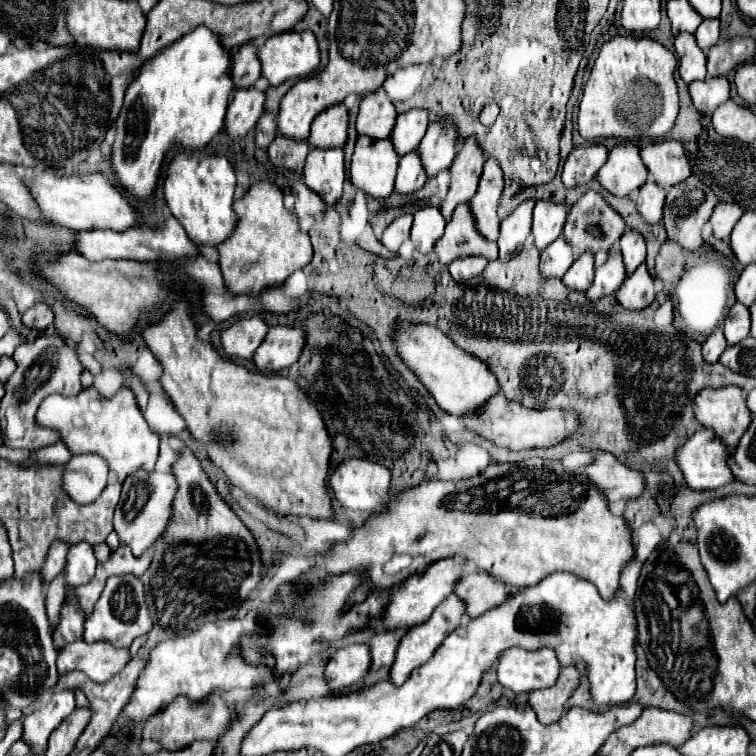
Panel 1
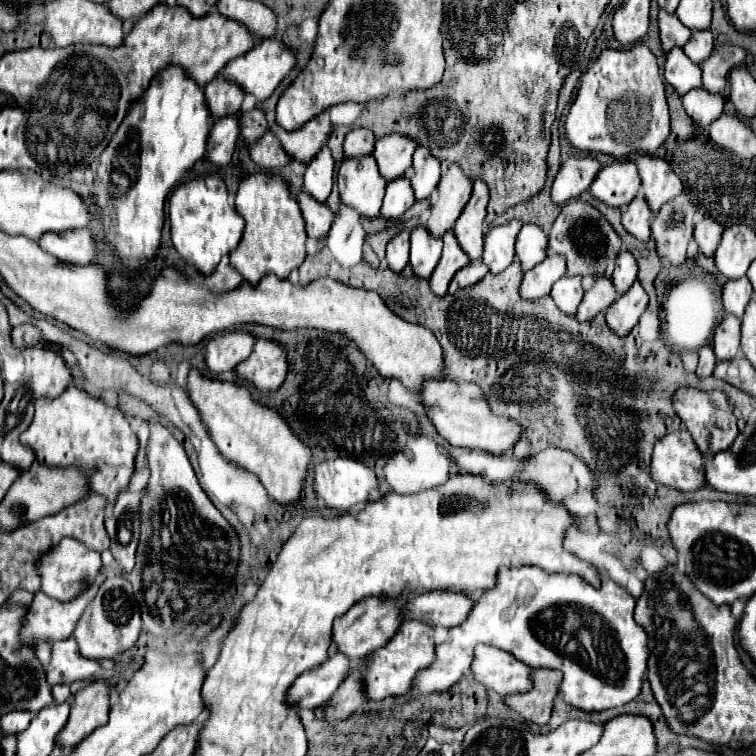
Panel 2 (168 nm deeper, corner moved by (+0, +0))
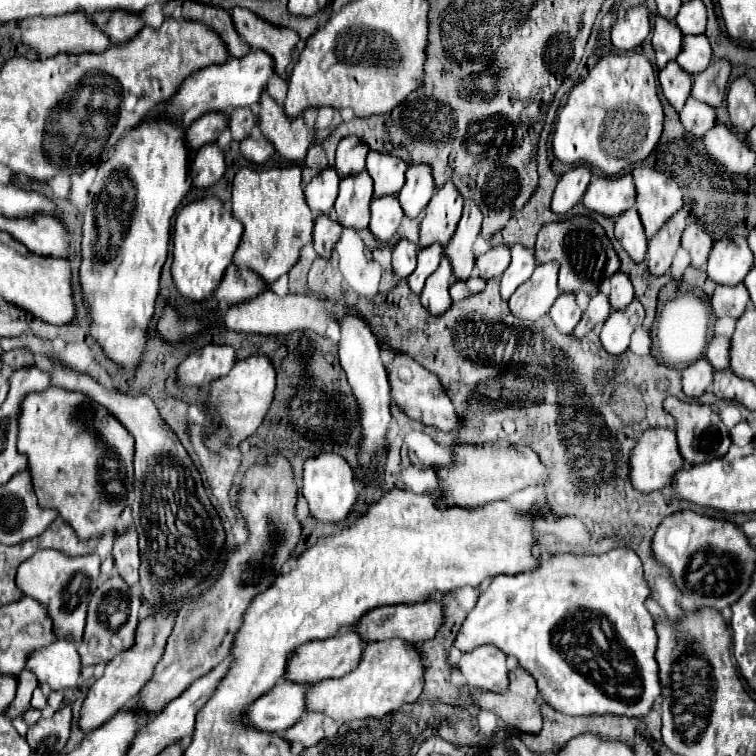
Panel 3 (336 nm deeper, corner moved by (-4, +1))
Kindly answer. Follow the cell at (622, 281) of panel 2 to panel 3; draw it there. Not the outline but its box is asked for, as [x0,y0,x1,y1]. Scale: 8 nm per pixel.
[611,271,635,309]

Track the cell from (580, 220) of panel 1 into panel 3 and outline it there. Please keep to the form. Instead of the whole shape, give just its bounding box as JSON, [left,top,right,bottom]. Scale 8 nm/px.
[535,215,619,295]

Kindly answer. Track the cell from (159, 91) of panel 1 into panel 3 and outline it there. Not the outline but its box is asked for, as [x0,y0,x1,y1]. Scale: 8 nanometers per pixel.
[79,119,191,369]

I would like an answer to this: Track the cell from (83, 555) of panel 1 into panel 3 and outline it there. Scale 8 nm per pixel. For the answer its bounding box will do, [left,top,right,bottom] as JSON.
[17,549,101,639]

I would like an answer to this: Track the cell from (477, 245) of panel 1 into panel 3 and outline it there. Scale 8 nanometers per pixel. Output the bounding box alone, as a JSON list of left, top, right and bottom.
[421,255,451,315]

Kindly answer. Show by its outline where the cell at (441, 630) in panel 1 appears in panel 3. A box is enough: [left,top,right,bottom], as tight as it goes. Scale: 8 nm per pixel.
[307,639,423,723]

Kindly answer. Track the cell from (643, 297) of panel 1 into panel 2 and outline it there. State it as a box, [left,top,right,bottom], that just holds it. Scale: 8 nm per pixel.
[605,282,649,338]

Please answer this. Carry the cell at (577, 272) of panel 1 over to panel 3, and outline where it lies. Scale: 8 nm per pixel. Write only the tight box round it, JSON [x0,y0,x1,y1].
[549,293,583,333]

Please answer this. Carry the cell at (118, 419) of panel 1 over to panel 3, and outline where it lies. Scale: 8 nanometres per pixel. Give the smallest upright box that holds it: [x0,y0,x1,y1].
[17,387,135,539]

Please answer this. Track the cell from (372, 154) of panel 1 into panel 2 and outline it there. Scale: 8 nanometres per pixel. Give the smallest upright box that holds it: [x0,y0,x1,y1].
[337,156,385,218]

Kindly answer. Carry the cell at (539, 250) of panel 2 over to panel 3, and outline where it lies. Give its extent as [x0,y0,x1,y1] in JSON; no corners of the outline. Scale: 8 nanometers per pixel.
[501,247,535,299]

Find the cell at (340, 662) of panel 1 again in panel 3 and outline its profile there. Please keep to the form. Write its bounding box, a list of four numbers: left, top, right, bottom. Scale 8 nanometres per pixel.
[247,681,313,733]

